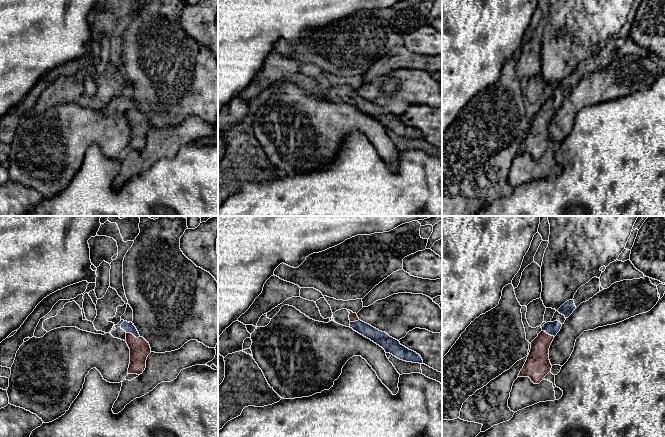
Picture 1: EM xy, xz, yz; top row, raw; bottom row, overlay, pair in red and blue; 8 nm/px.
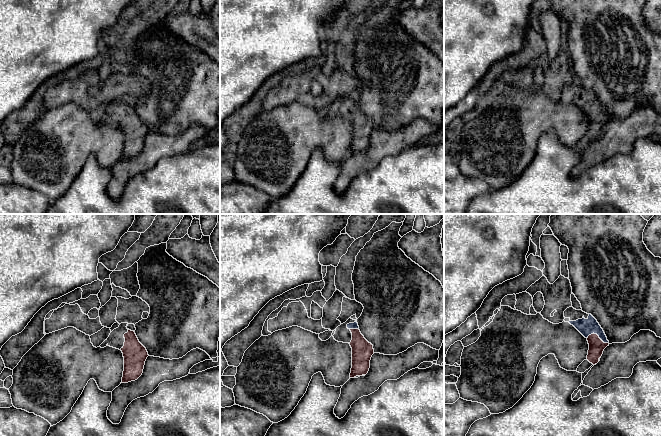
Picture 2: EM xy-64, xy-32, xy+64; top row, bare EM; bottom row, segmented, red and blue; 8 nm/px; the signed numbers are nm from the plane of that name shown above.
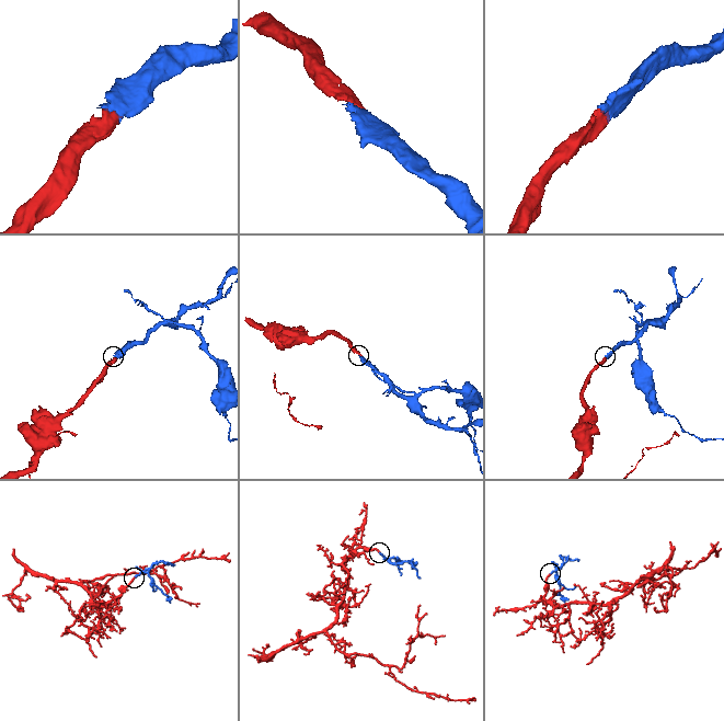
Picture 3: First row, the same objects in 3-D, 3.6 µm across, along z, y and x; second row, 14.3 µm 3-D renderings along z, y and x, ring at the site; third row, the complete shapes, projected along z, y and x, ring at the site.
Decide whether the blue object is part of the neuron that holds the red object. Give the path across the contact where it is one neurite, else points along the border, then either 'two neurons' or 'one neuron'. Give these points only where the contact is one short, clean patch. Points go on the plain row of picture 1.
way xy (139, 124), (133, 116), (132, 110), (128, 103); one neuron

